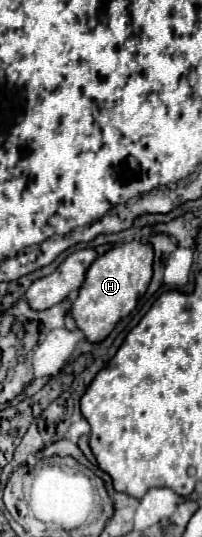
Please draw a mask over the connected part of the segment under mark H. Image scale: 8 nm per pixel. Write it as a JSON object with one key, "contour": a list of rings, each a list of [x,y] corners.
{"contour":[[[132,240],[128,244],[118,244],[92,262],[92,266],[86,272],[86,280],[80,288],[80,294],[70,308],[76,326],[84,332],[84,336],[90,342],[104,340],[118,324],[118,320],[136,308],[138,298],[146,292],[150,284],[152,262],[154,262],[152,244],[138,240]]]}

